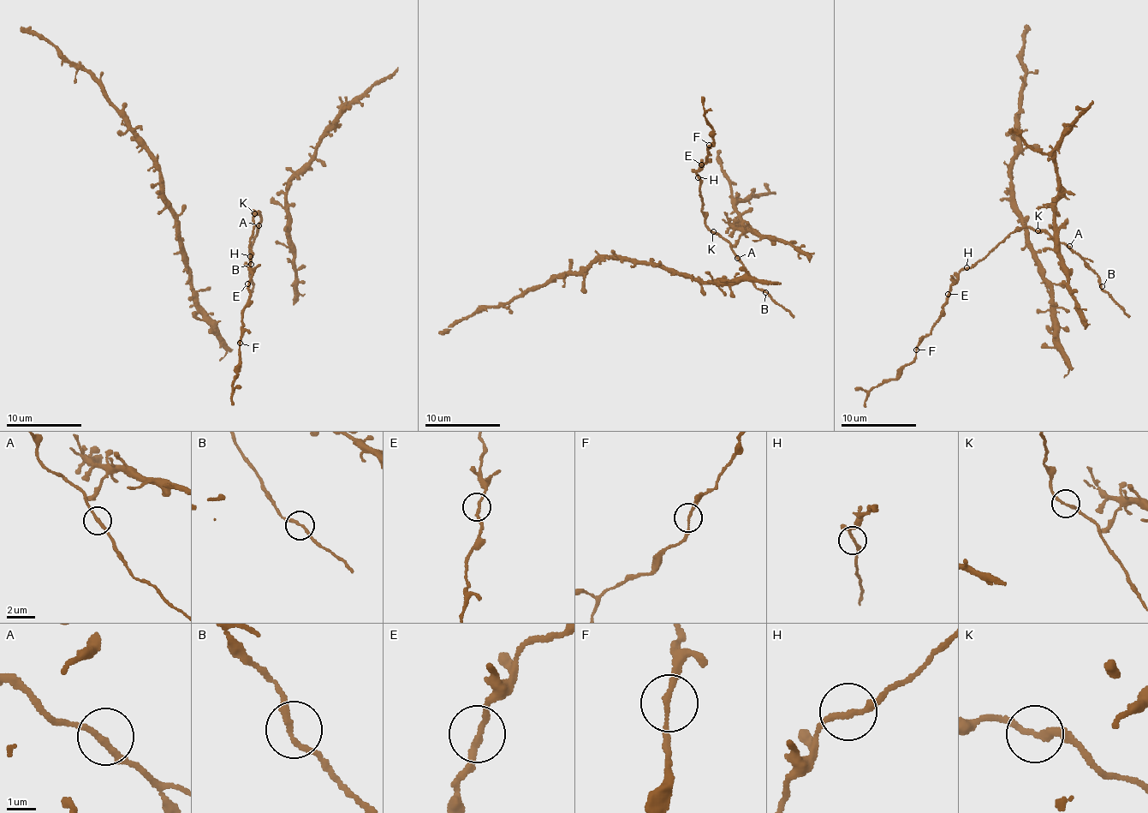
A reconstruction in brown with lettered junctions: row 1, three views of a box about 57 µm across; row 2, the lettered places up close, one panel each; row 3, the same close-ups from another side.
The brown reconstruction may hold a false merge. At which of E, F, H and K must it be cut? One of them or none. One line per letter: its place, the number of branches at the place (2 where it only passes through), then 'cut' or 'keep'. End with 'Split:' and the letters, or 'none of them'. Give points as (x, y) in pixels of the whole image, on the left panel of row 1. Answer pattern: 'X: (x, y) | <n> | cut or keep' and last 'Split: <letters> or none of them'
E: (247, 283) | 2 | keep
F: (240, 343) | 2 | keep
H: (250, 256) | 2 | keep
K: (254, 213) | 2 | keep
Split: none of them

